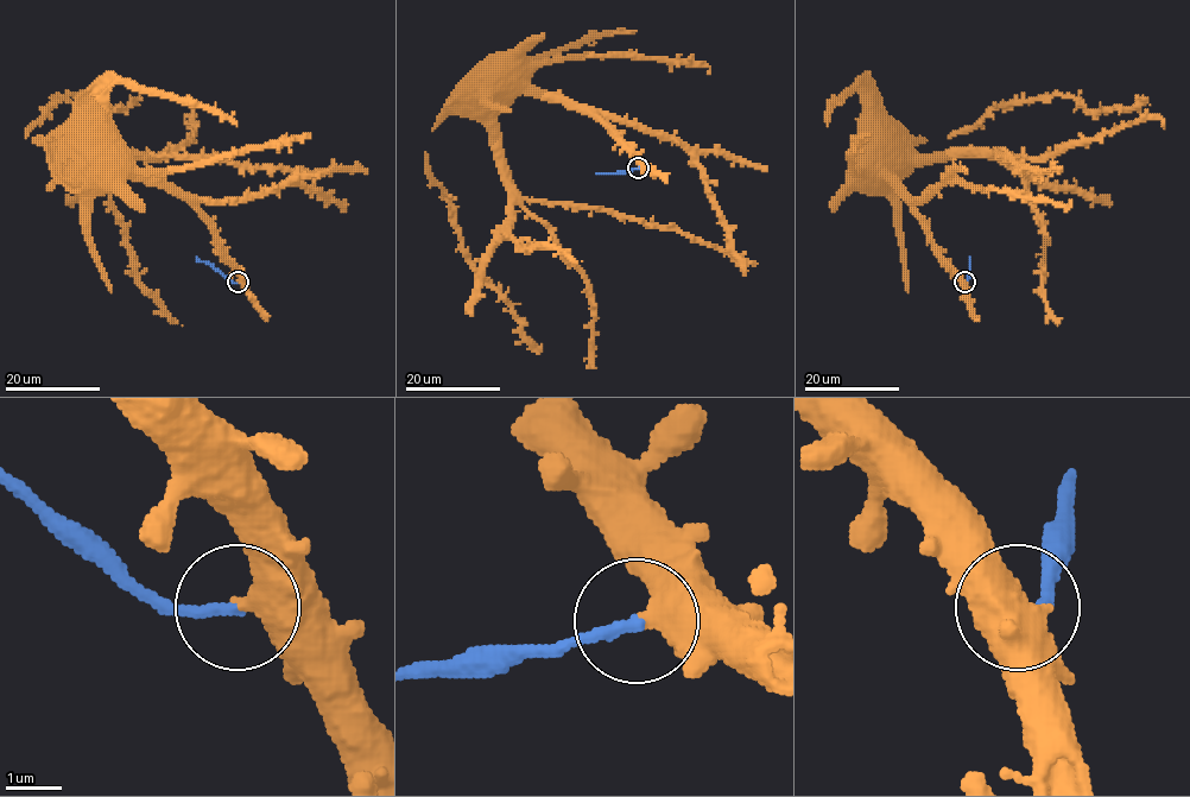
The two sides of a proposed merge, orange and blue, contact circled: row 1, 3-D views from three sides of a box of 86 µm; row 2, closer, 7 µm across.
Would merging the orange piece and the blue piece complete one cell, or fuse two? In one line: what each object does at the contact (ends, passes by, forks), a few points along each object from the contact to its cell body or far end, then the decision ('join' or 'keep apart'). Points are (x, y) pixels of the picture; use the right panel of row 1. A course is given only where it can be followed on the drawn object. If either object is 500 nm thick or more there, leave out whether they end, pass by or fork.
orange runs (964, 282), (943, 257), (930, 238), (929, 226), (907, 200), (860, 151), (854, 151), (859, 159); blue runs (964, 282), (970, 257); keep apart

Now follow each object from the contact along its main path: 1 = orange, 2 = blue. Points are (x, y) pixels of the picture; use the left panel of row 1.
1: (239, 282), (240, 271), (214, 238), (213, 226), (185, 200), (128, 174), (126, 151), (114, 151), (119, 159)
2: (239, 282), (229, 280), (196, 257)

